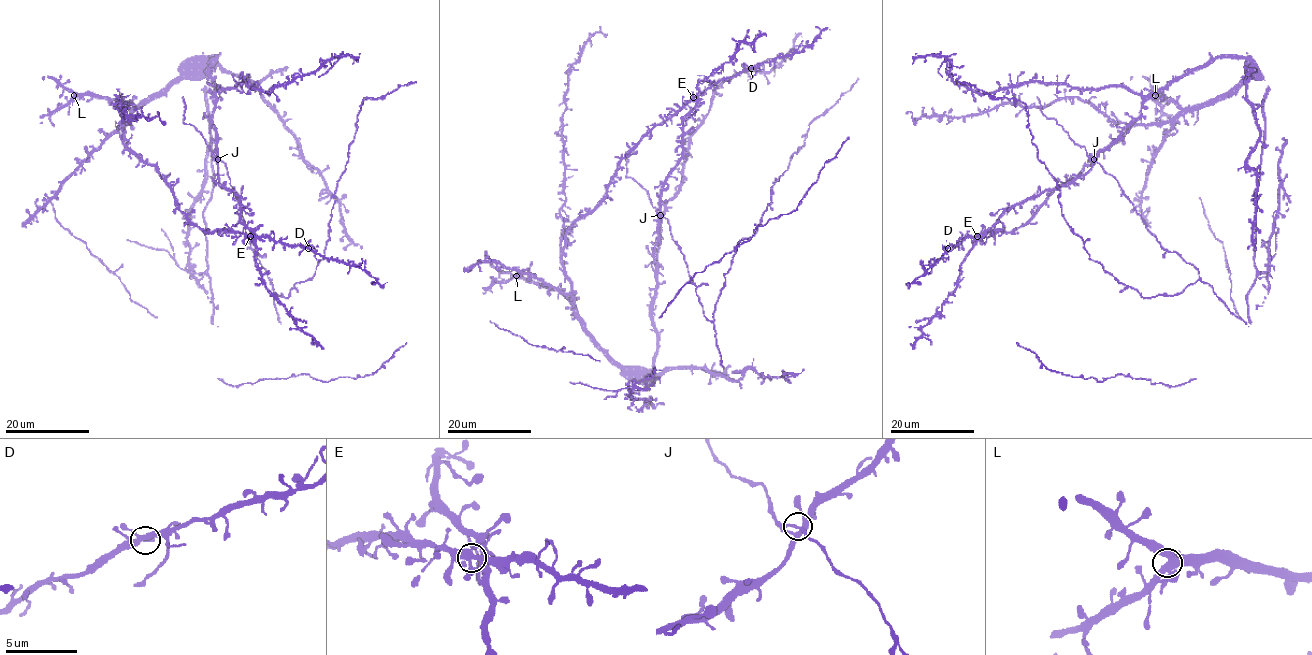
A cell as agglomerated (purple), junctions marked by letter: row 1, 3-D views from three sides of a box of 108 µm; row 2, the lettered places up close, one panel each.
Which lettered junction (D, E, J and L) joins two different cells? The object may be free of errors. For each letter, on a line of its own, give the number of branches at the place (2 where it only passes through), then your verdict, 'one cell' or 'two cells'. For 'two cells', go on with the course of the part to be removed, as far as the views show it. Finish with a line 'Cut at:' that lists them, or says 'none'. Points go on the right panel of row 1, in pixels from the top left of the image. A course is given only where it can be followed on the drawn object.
D: 5 | one cell
E: 5 | one cell
J: 6 | one cell
L: 6 | one cell
Cut at: none

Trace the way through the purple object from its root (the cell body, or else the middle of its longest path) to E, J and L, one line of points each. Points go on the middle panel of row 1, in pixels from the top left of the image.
E: (653, 296), (659, 197), (668, 172), (681, 156), (682, 120), (695, 106), (693, 97)
J: (653, 296), (656, 269), (654, 251), (659, 236), (660, 215)
L: (653, 296), (658, 353), (651, 369), (635, 369), (620, 366), (599, 345), (561, 294), (516, 276)

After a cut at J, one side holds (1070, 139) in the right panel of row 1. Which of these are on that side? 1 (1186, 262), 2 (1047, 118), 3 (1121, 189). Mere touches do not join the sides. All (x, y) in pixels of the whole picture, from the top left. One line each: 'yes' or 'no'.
1: yes
2: yes
3: yes

